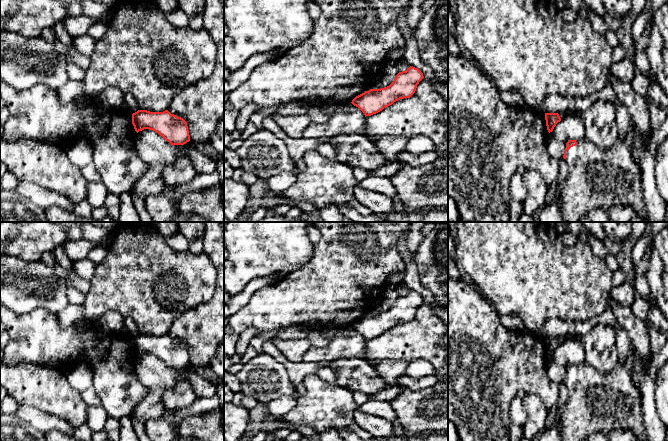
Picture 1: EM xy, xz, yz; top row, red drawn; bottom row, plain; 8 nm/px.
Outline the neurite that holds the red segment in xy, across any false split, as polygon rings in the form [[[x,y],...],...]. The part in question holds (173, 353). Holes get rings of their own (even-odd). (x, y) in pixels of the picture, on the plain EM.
[[[138,334],[132,338],[132,348],[137,357],[144,353],[153,354],[172,370],[184,369],[190,365],[187,346],[168,334],[163,336]]]

